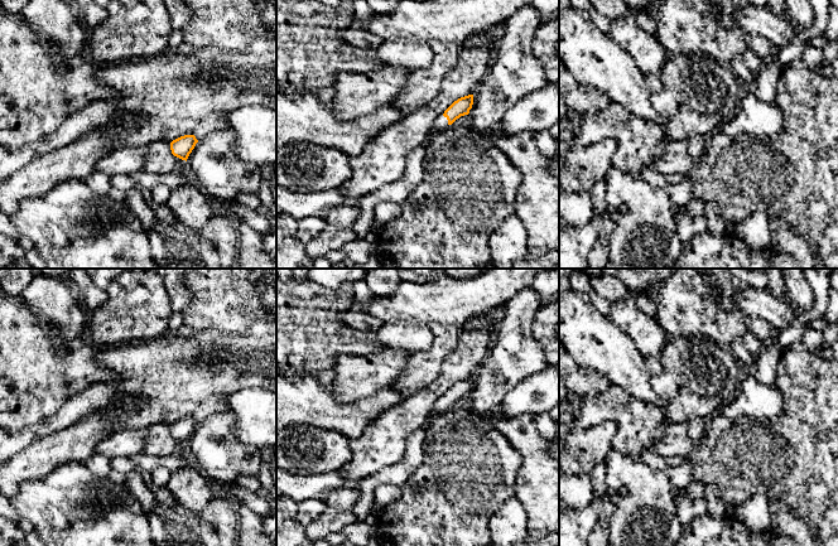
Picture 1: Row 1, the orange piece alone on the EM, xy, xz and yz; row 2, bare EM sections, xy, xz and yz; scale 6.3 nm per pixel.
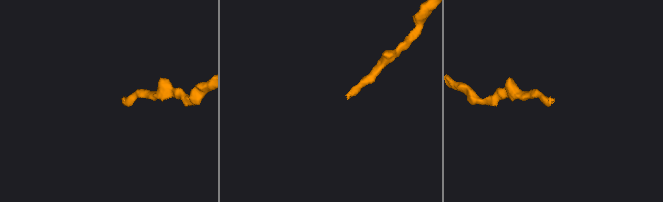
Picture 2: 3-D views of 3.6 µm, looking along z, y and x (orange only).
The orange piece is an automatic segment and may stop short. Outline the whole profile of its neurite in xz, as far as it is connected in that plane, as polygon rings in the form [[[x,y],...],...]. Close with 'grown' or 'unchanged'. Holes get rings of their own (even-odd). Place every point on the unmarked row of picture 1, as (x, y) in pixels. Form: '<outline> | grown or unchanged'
[[[468,377],[454,383],[443,397],[438,398],[433,405],[430,416],[443,412],[452,407],[461,398],[468,397],[473,387],[473,377]]] | grown

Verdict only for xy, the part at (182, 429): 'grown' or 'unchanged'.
unchanged

